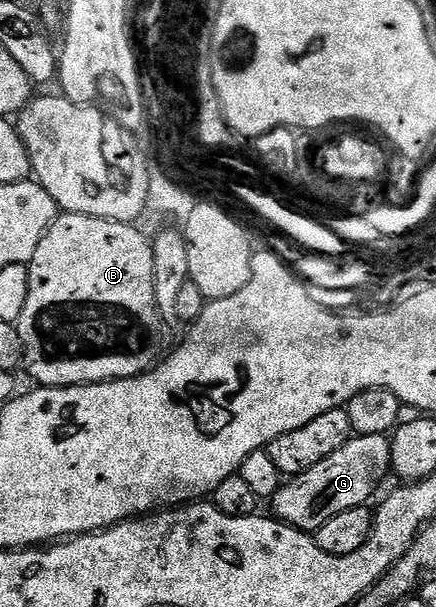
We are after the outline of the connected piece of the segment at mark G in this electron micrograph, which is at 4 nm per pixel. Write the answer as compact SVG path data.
M362 434L353 436L348 439L346 444L342 444L342 448L338 448L338 452L334 452L334 456L326 456L326 460L320 461L319 464L314 464L314 468L289 477L281 485L280 491L270 499L270 506L272 506L273 510L271 510L271 513L279 521L294 527L295 530L314 532L318 528L322 528L322 524L326 524L326 520L331 520L333 516L338 516L338 512L346 512L346 508L358 508L371 503L370 500L372 493L376 490L376 485L384 477L389 477L391 465L392 444L385 435Z

